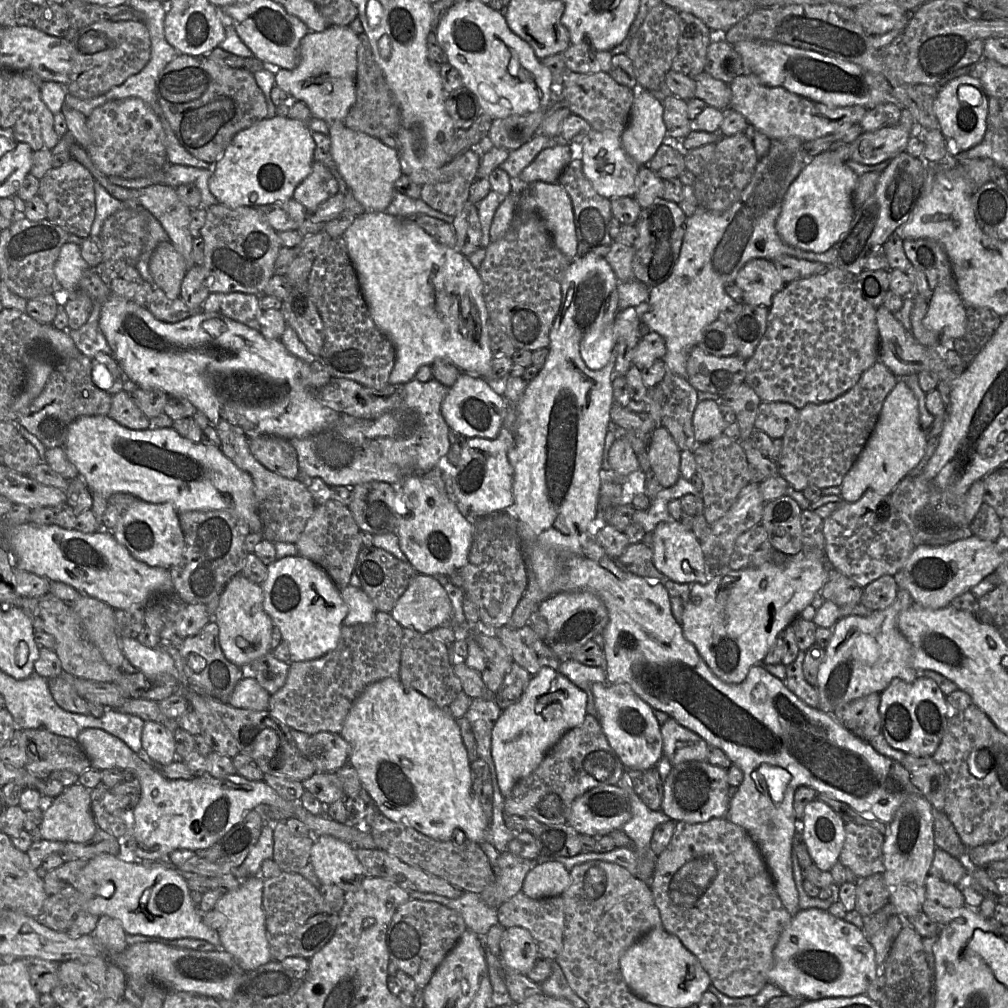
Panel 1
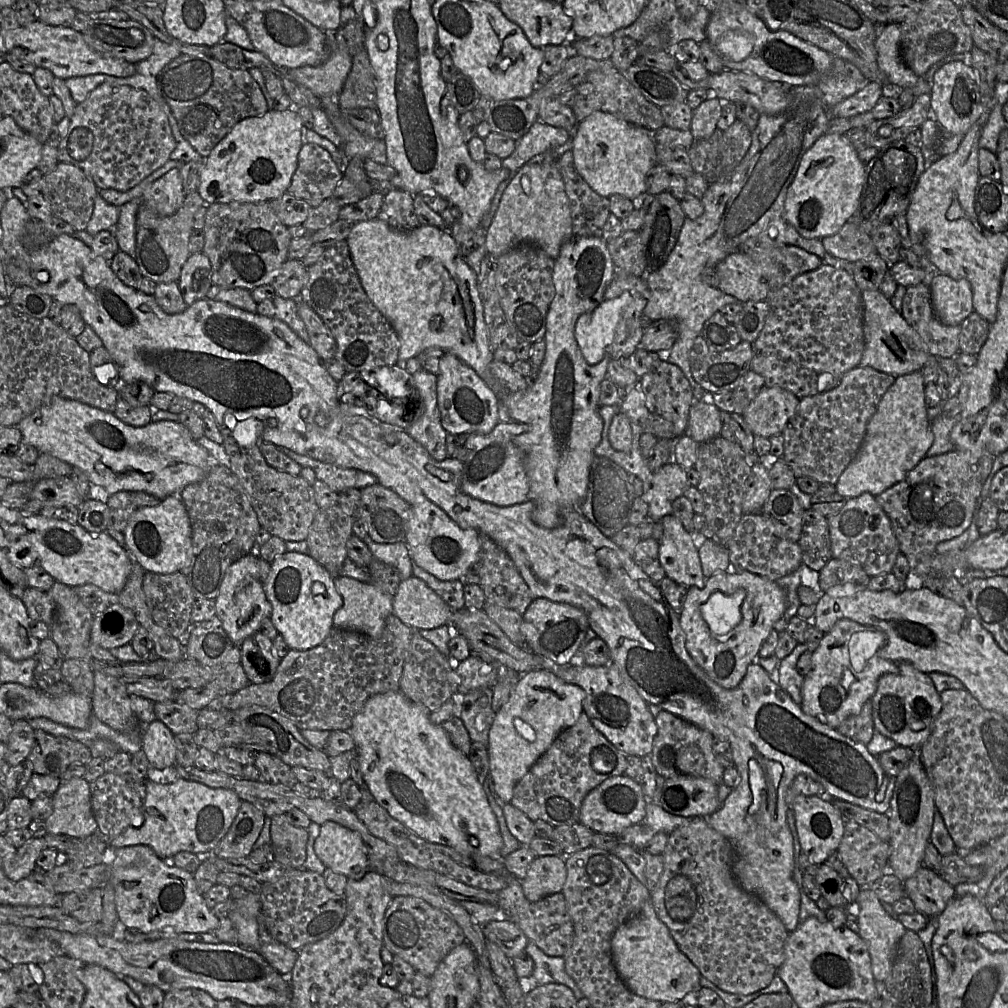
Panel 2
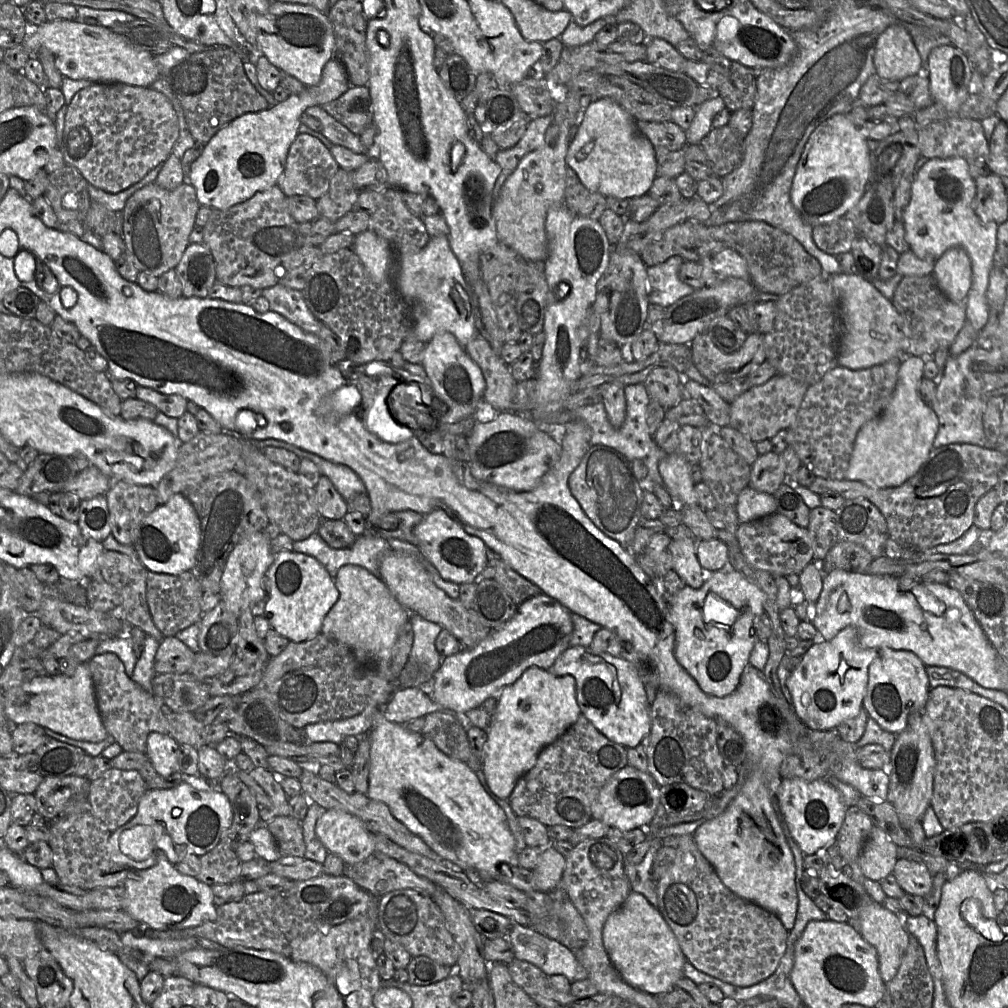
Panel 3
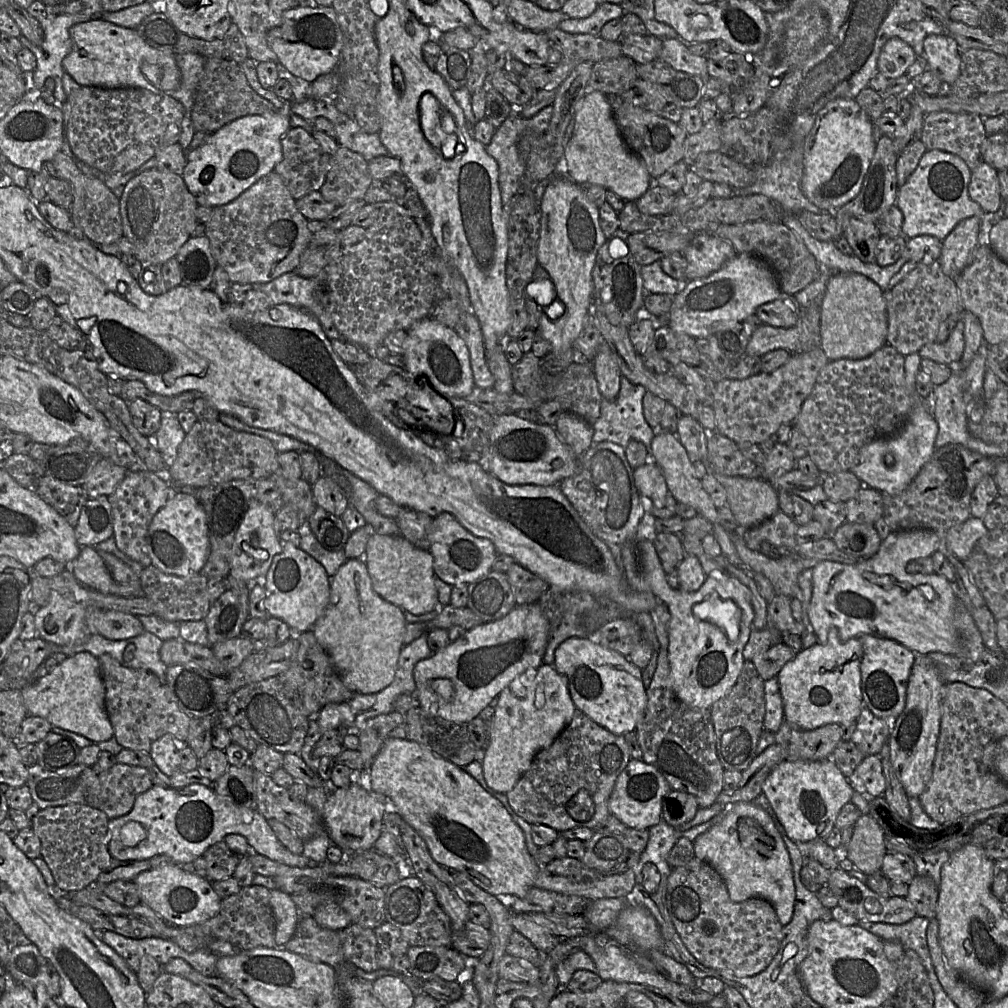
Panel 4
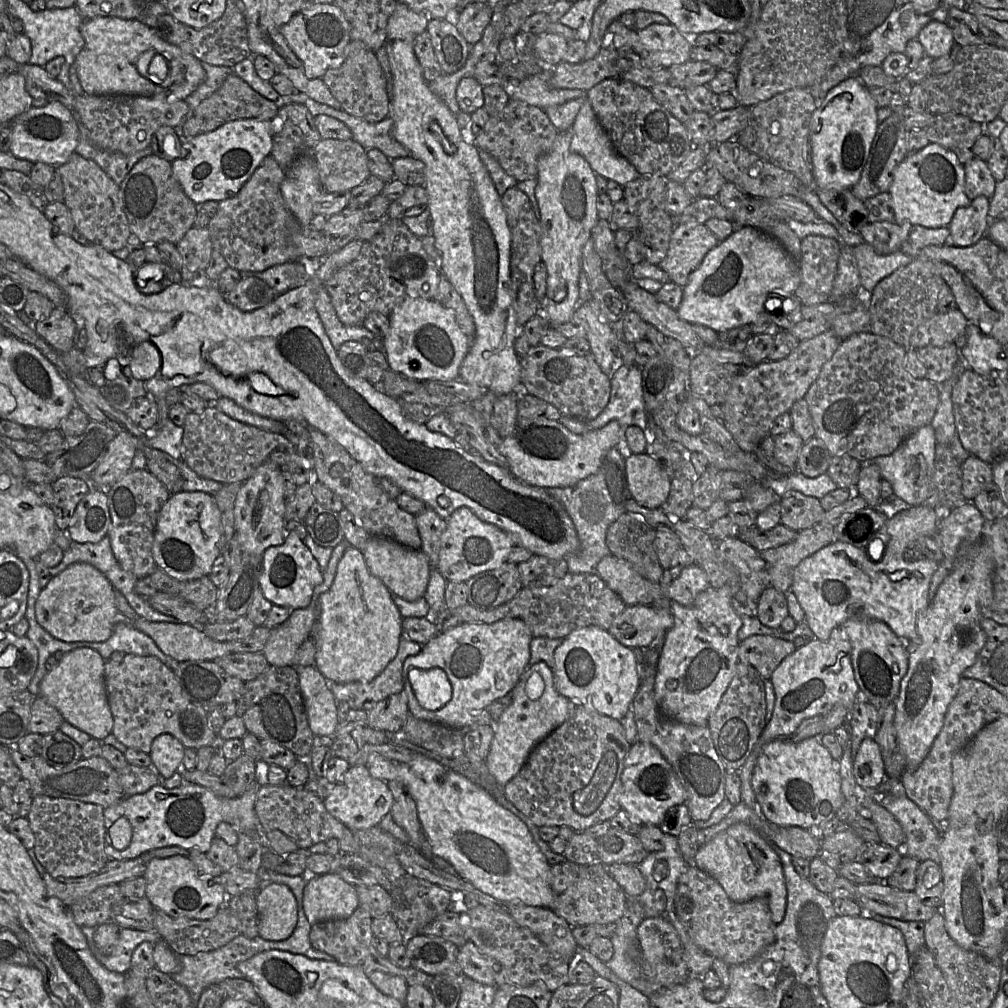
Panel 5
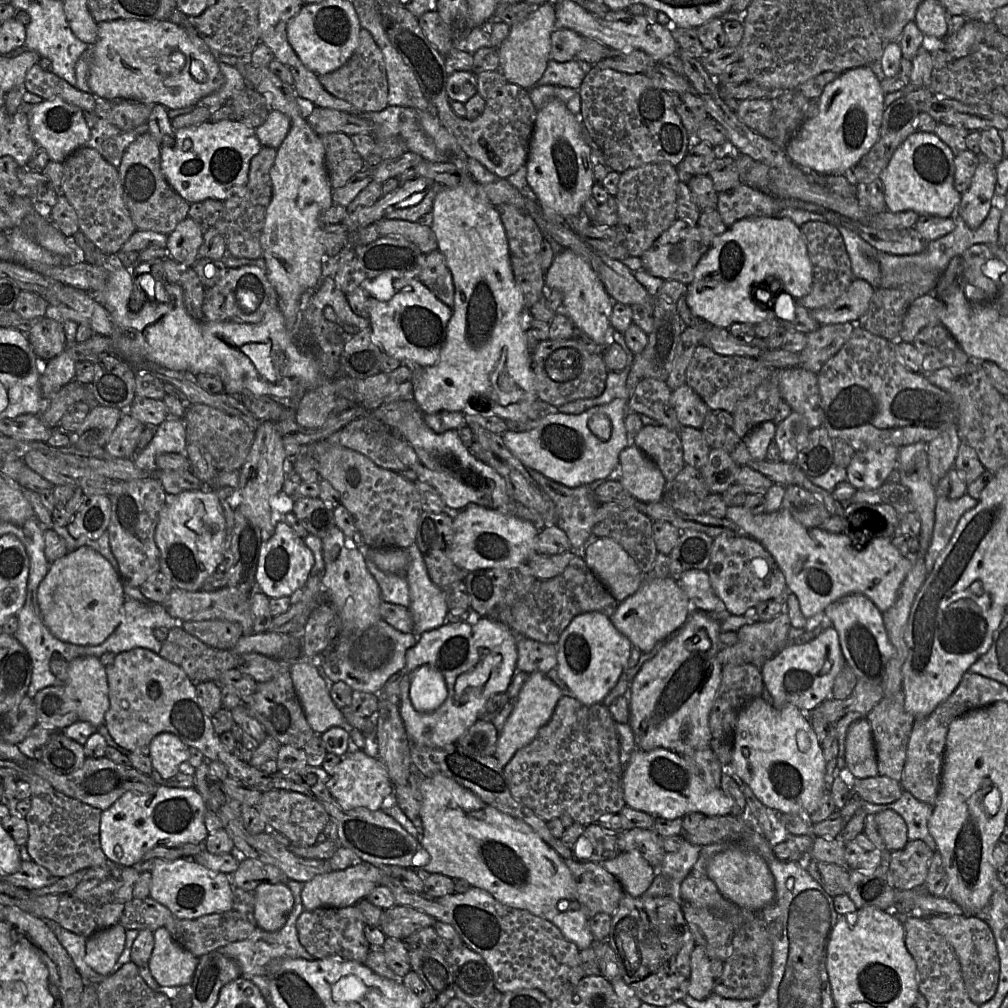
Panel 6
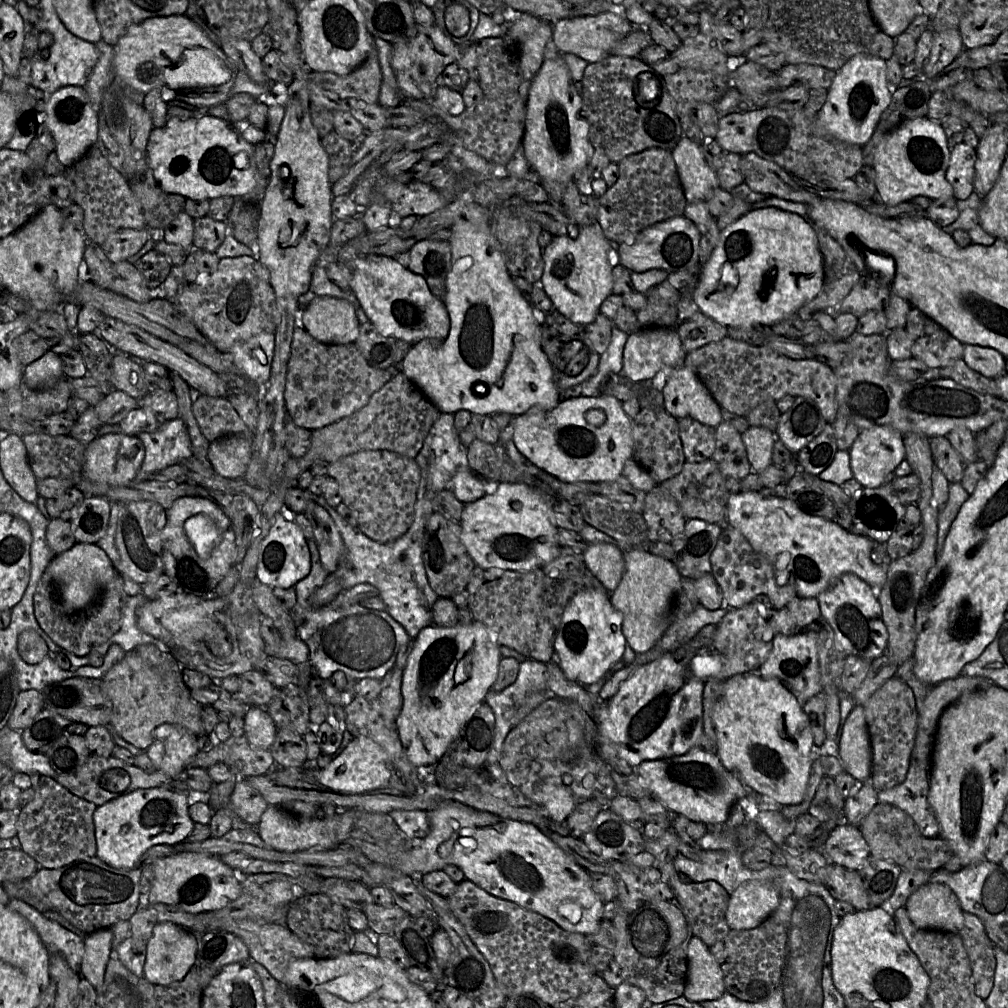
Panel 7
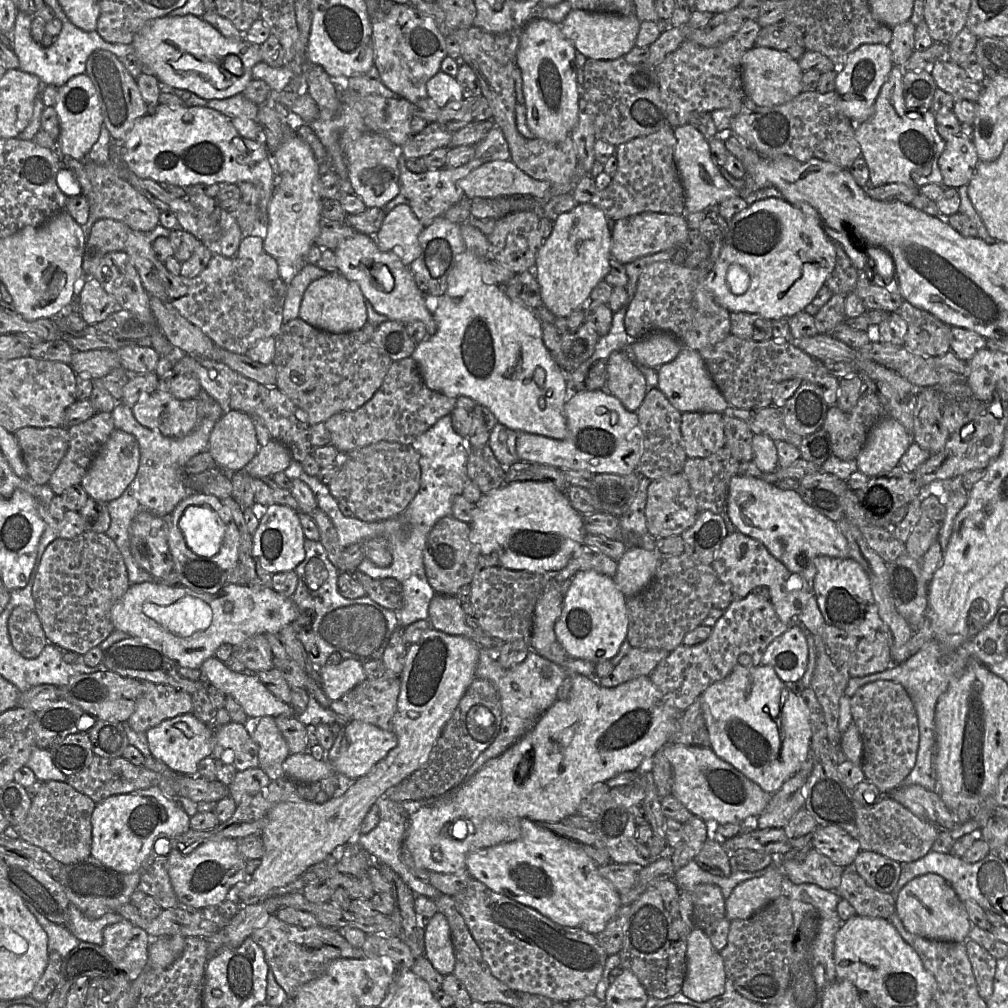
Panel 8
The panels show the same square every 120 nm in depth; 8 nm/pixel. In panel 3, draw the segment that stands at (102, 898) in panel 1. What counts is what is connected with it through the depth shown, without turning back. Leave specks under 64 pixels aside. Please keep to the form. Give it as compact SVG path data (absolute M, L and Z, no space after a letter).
M163 851L156 852L156 859L154 866L142 871L135 871L123 883L126 892L123 910L137 920L145 931L182 930L214 921L217 907L213 903L211 887L200 882L196 877L181 874L168 861Z

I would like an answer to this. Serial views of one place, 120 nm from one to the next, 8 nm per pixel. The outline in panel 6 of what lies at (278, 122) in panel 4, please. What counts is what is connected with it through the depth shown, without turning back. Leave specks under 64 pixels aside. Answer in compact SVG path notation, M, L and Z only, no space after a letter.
M206 121L198 126L175 131L173 146L160 147L161 170L169 185L188 203L203 202L207 199L225 201L248 183L251 159L257 155L262 145L256 129L239 121Z

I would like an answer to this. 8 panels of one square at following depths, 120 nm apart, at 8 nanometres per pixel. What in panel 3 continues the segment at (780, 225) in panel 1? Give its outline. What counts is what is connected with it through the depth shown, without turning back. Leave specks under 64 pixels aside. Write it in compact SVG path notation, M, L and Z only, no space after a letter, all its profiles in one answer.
M845 113L828 118L812 132L791 187L790 197L802 218L812 226L829 223L845 214L863 196L870 171L870 150L867 138Z

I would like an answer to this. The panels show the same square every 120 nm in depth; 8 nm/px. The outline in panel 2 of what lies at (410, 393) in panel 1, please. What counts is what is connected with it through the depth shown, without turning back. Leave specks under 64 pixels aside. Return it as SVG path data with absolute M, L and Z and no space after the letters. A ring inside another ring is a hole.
M423 368L413 375L416 389L416 406L413 410L413 421L404 429L415 441L421 444L429 455L437 461L442 461L448 457L446 453L447 432L441 424L440 411L437 403L437 377ZM277 446L276 448L296 461L301 467L311 468L316 478L326 483L336 493L346 488L362 489L377 483L377 478L371 473L322 462L312 457L298 454L283 446Z

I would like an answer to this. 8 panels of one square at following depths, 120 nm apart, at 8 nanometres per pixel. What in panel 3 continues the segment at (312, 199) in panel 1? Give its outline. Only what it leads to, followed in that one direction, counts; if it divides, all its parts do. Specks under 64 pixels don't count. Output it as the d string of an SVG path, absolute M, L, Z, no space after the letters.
M299 133L289 148L286 166L277 185L287 197L303 195L317 201L327 192L339 168L330 150L322 141L309 134Z

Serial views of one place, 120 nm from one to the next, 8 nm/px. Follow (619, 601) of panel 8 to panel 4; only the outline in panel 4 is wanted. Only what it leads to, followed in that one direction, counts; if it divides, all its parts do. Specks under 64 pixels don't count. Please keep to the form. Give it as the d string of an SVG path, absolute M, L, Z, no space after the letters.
M572 637L557 647L553 667L567 678L576 708L591 720L619 736L636 730L645 711L647 695L641 669L627 657L589 638Z

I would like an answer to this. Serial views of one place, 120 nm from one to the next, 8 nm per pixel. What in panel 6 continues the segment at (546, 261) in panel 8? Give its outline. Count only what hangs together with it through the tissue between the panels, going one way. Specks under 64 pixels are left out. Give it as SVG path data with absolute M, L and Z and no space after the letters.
M559 249L545 272L544 284L547 289L557 289L562 294L564 313L571 319L574 327L583 330L594 342L609 346L615 329L611 326L613 300L591 266L570 250Z

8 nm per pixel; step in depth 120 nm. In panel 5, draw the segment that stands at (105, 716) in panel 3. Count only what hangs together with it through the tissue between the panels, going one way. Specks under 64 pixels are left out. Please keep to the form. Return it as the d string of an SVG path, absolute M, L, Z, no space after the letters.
M128 654L120 664L106 661L104 684L113 717L111 734L126 748L135 749L149 755L153 740L163 734L174 736L186 749L197 750L204 746L219 748L219 737L208 724L206 709L189 697L174 671L158 658Z

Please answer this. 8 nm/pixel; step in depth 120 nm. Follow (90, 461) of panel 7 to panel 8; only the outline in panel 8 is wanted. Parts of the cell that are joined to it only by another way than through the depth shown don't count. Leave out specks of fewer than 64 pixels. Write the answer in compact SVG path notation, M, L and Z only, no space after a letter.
M114 430L91 463L81 485L91 499L110 502L120 497L134 480L140 464L140 449L136 438L121 430Z

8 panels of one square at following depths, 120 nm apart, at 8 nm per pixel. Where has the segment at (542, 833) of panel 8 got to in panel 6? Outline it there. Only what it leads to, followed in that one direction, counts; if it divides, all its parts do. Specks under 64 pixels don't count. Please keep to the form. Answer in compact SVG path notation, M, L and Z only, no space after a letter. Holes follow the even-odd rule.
M441 774L423 777L420 791L422 832L419 842L430 857L423 868L425 875L442 874L453 880L463 879L471 887L489 892L506 906L526 910L548 920L580 951L592 946L594 938L589 928L589 918L575 899L575 881L570 870L559 854L529 825L484 803L474 793ZM357 862L356 864L348 867L347 869L345 870L339 870L339 871L330 871L329 873L325 873L325 874L321 874L321 875L316 875L314 878L312 878L310 881L307 881L303 884L303 889L302 889L302 892L301 892L301 900L302 900L302 904L303 904L303 907L306 909L306 910L315 910L317 908L320 908L320 907L334 907L334 908L344 908L344 907L349 907L349 906L353 906L353 905L356 905L360 900L362 899L365 899L367 898L367 896L371 893L371 891L379 885L380 883L380 879L383 875L389 875L393 878L396 878L398 879L402 873L404 872L404 870L412 870L412 869L406 869L406 868L402 868L402 867L399 867L399 866L393 866L393 865L373 865L371 863L368 863L368 862Z

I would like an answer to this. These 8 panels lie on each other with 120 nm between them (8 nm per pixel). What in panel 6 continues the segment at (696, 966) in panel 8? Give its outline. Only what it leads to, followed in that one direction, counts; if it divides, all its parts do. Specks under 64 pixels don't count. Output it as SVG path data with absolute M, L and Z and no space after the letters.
M695 945L690 959L690 980L687 994L696 1000L704 1000L713 993L715 978L710 970L710 958L705 950Z

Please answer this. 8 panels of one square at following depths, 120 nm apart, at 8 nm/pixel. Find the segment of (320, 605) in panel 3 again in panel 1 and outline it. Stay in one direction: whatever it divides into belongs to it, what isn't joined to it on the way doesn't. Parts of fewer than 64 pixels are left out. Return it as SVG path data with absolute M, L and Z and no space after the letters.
M297 556L277 559L267 567L268 575L261 584L263 607L287 643L293 662L323 657L339 642L348 607L339 588L329 575L311 560Z

